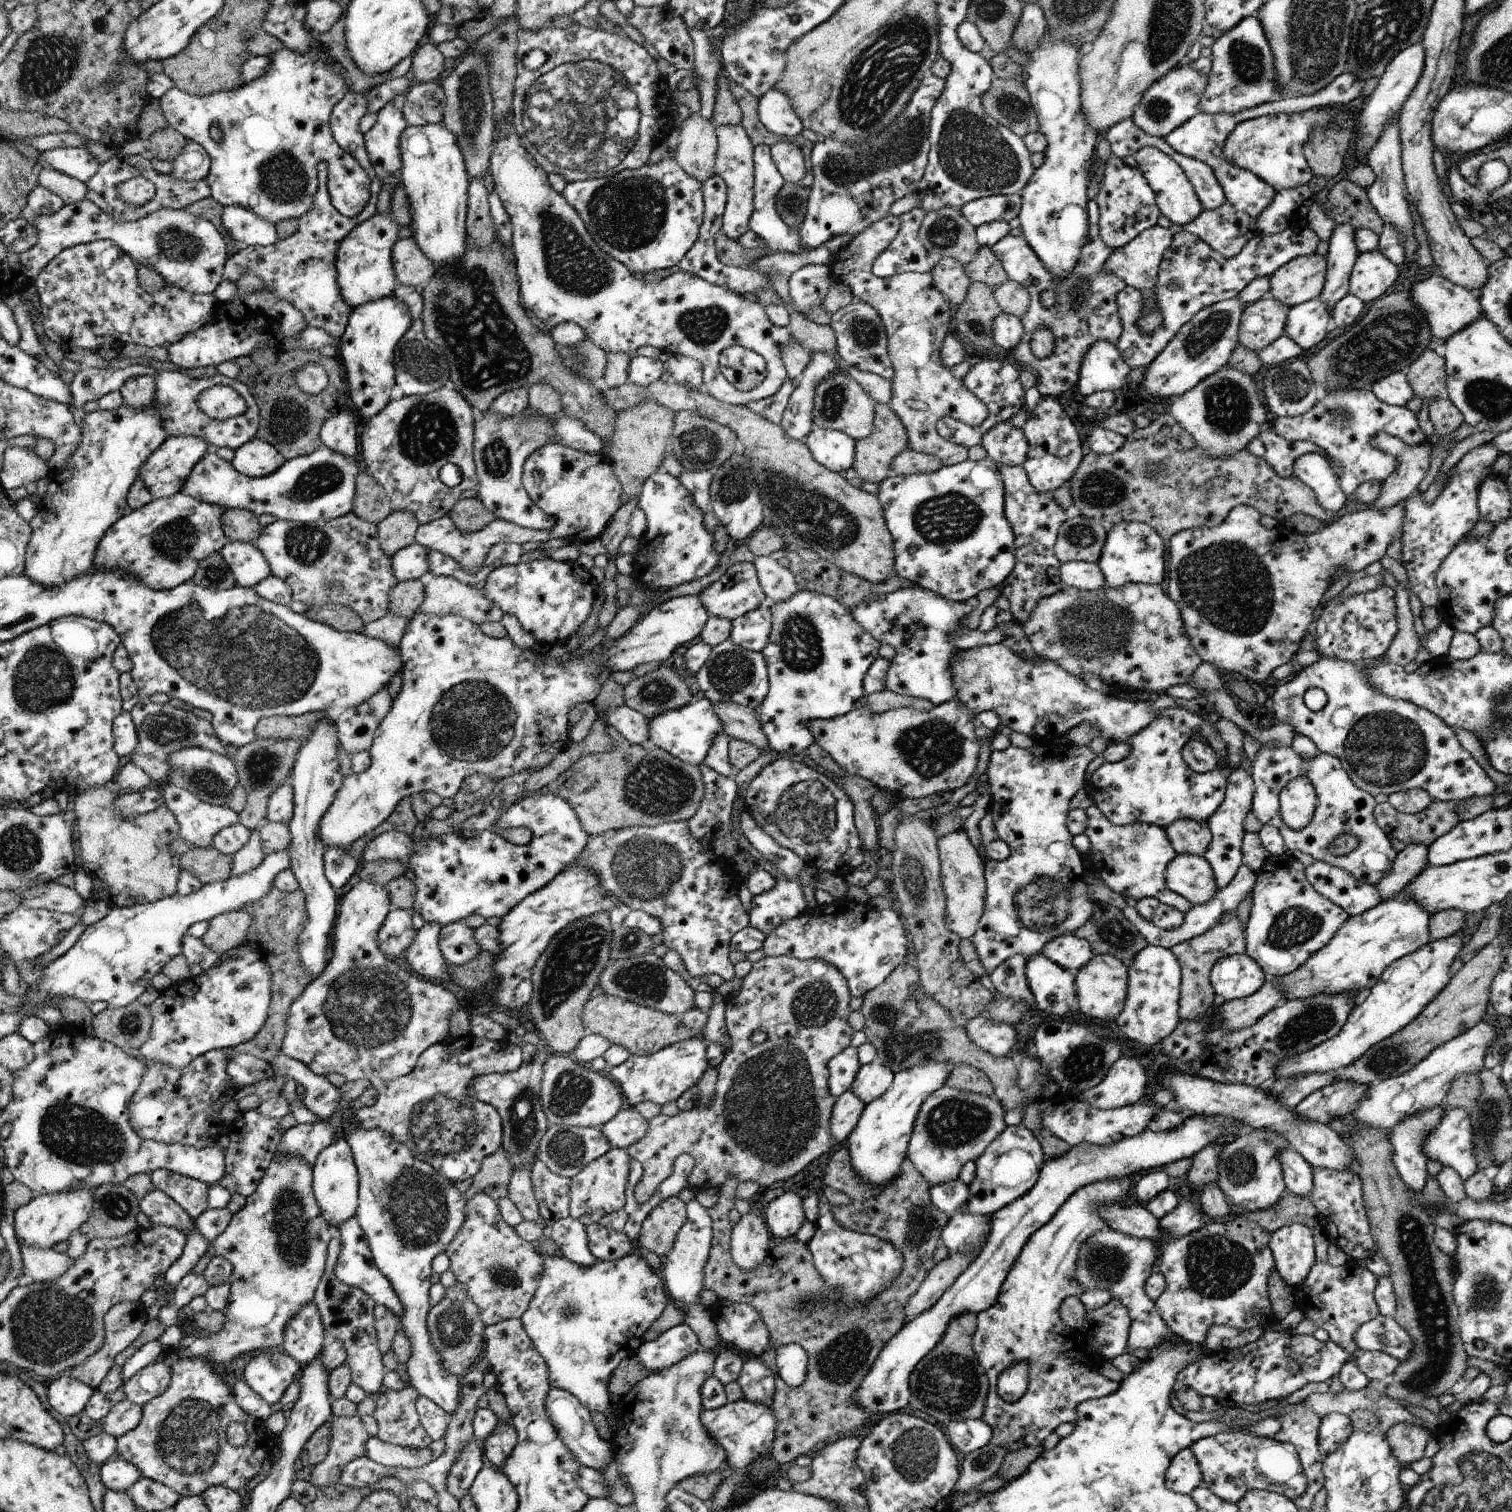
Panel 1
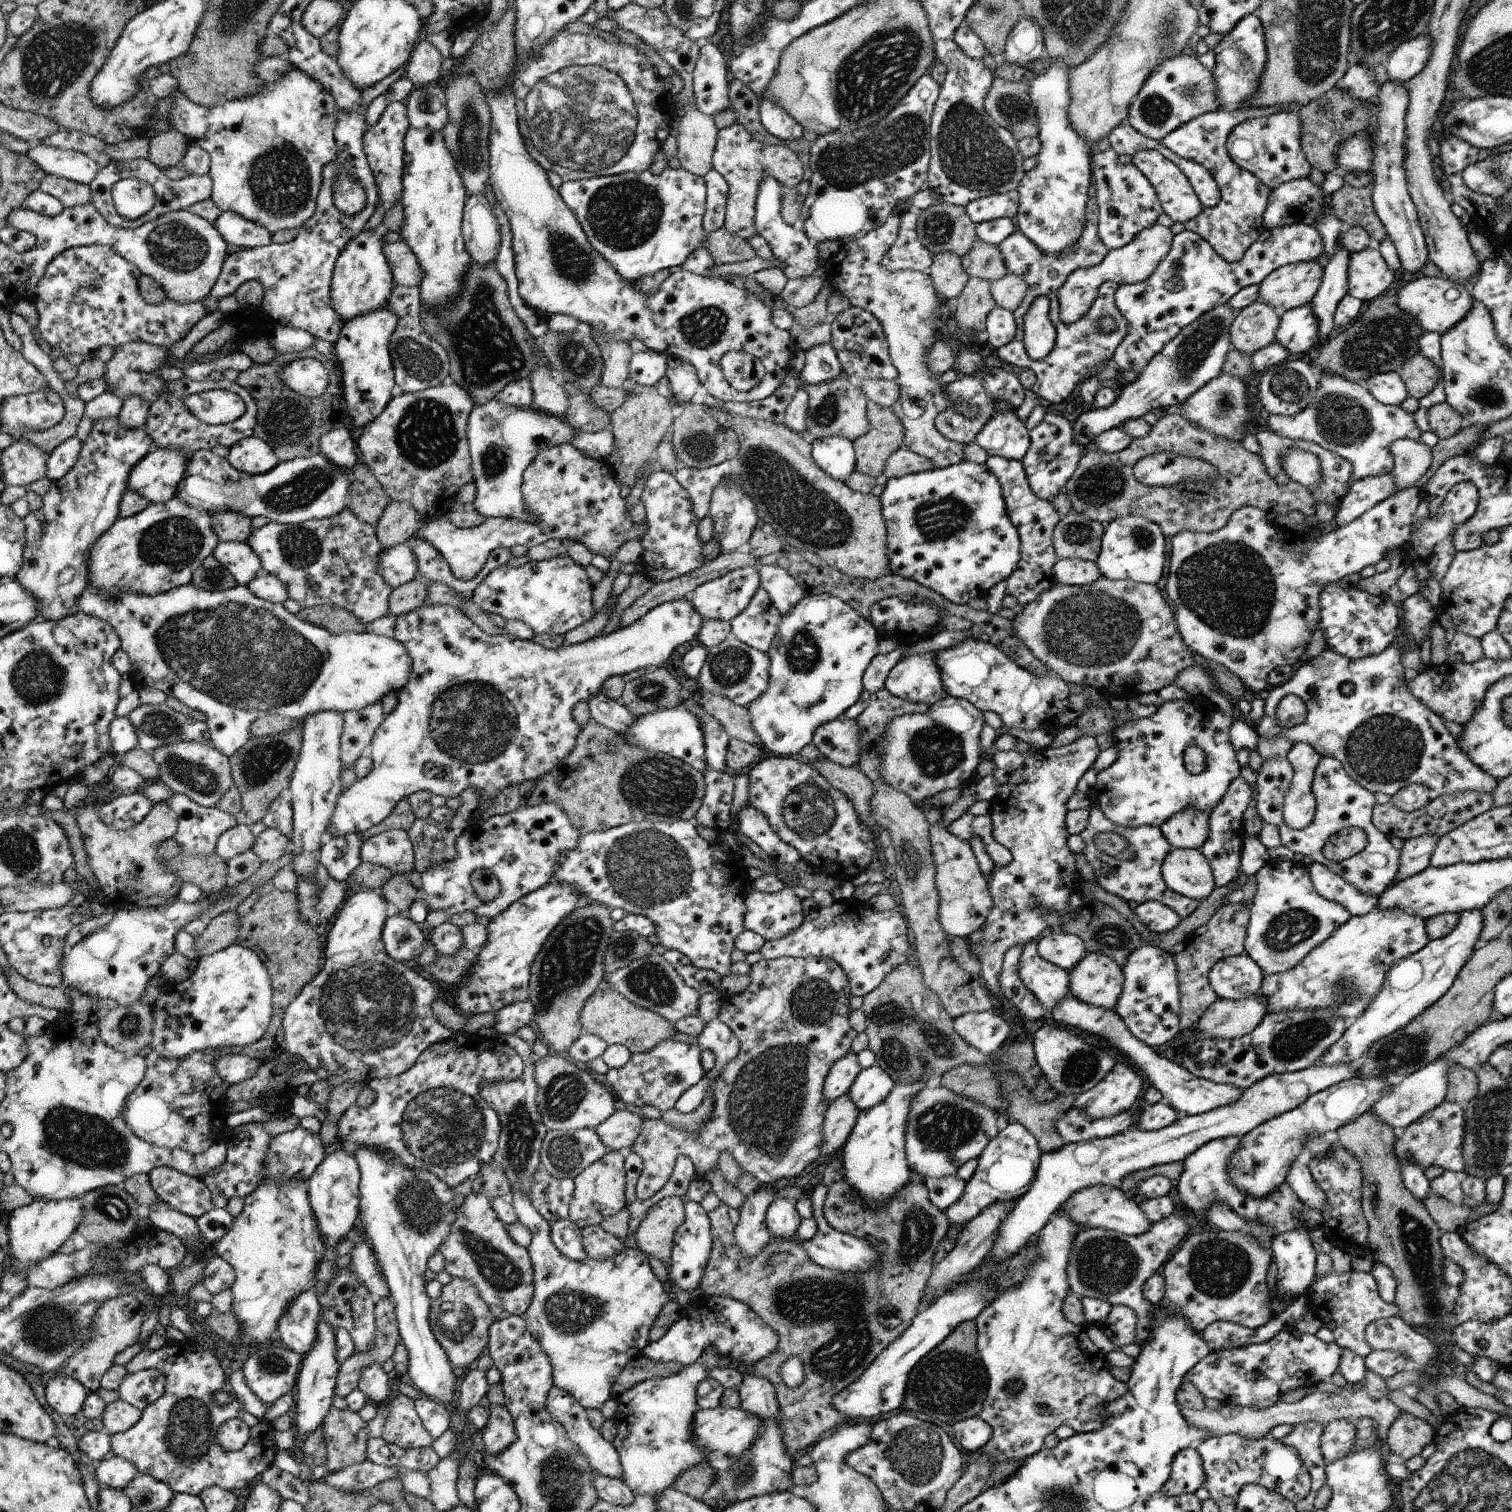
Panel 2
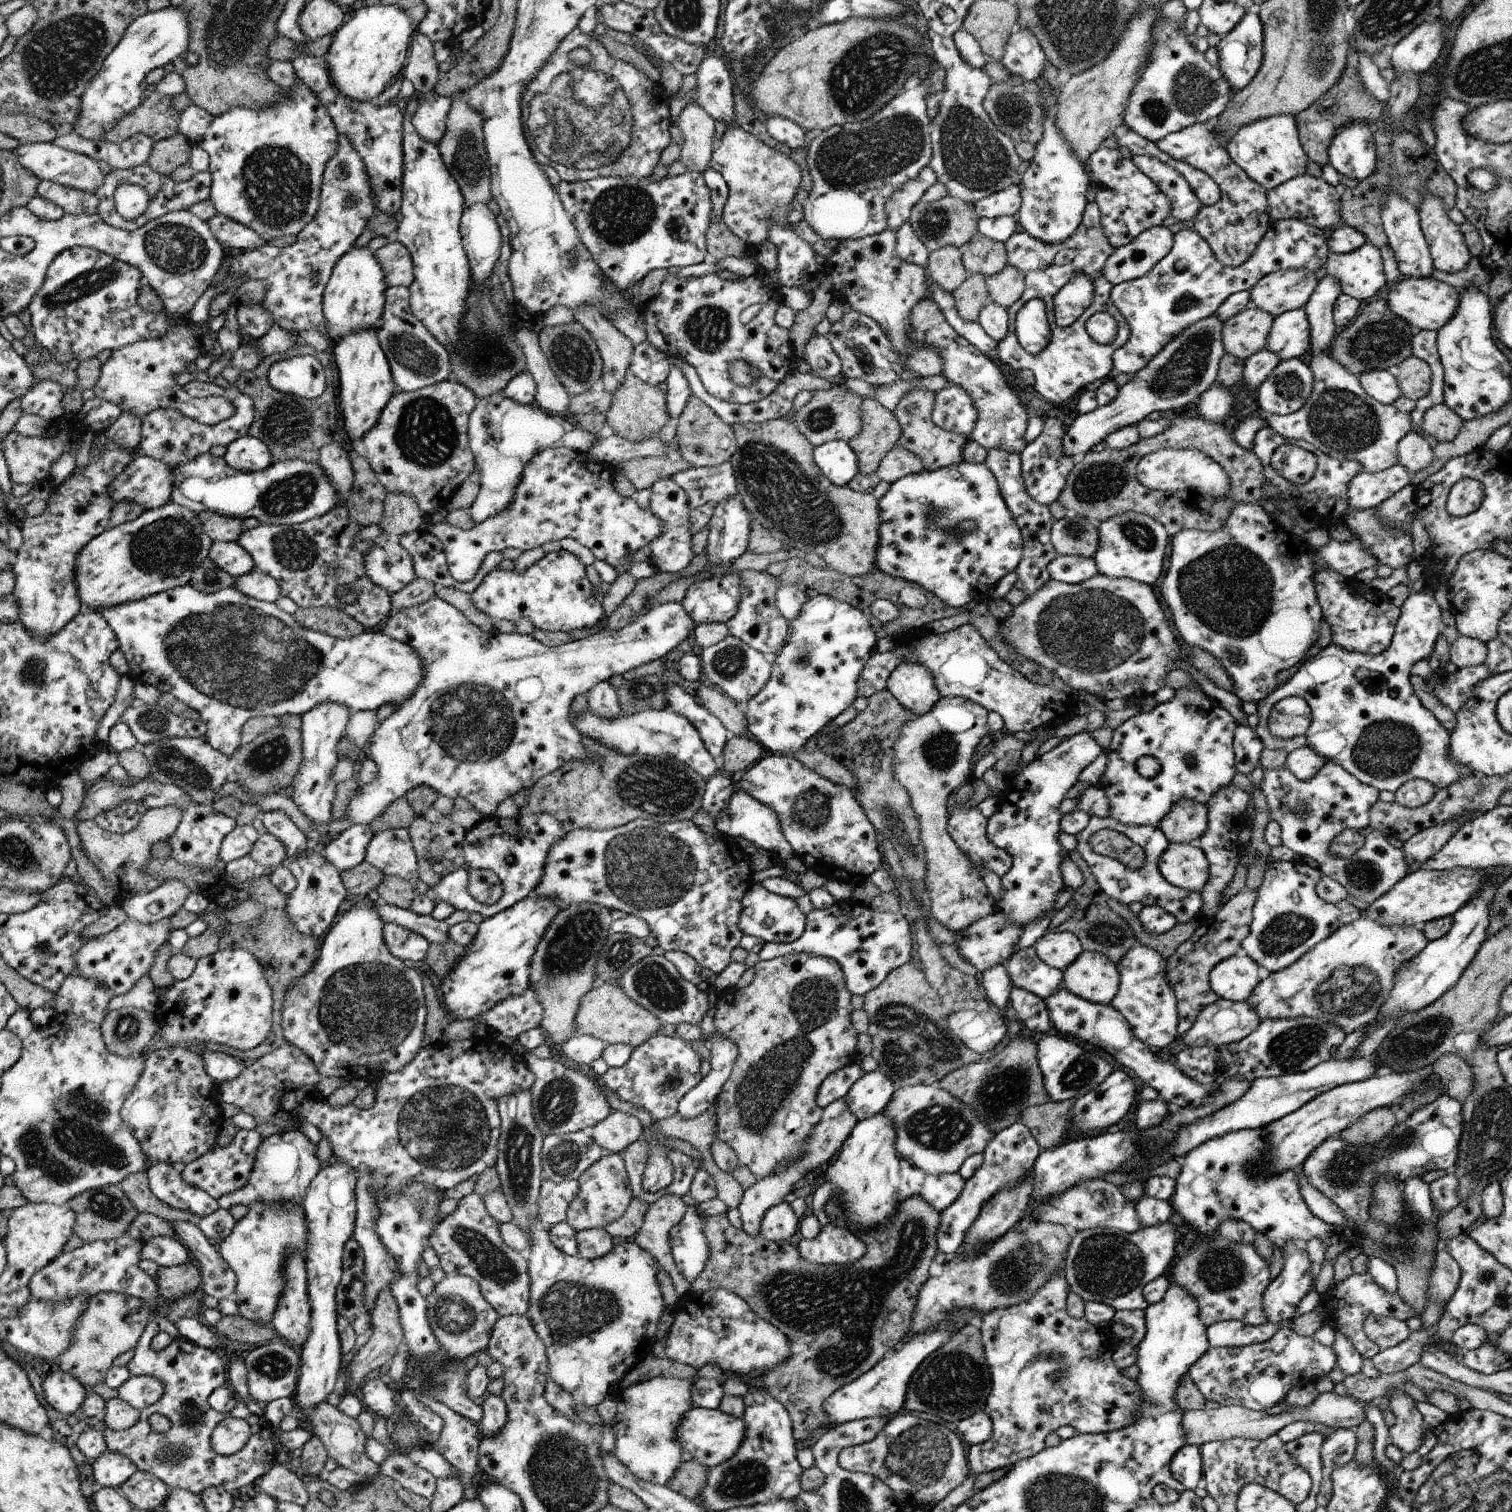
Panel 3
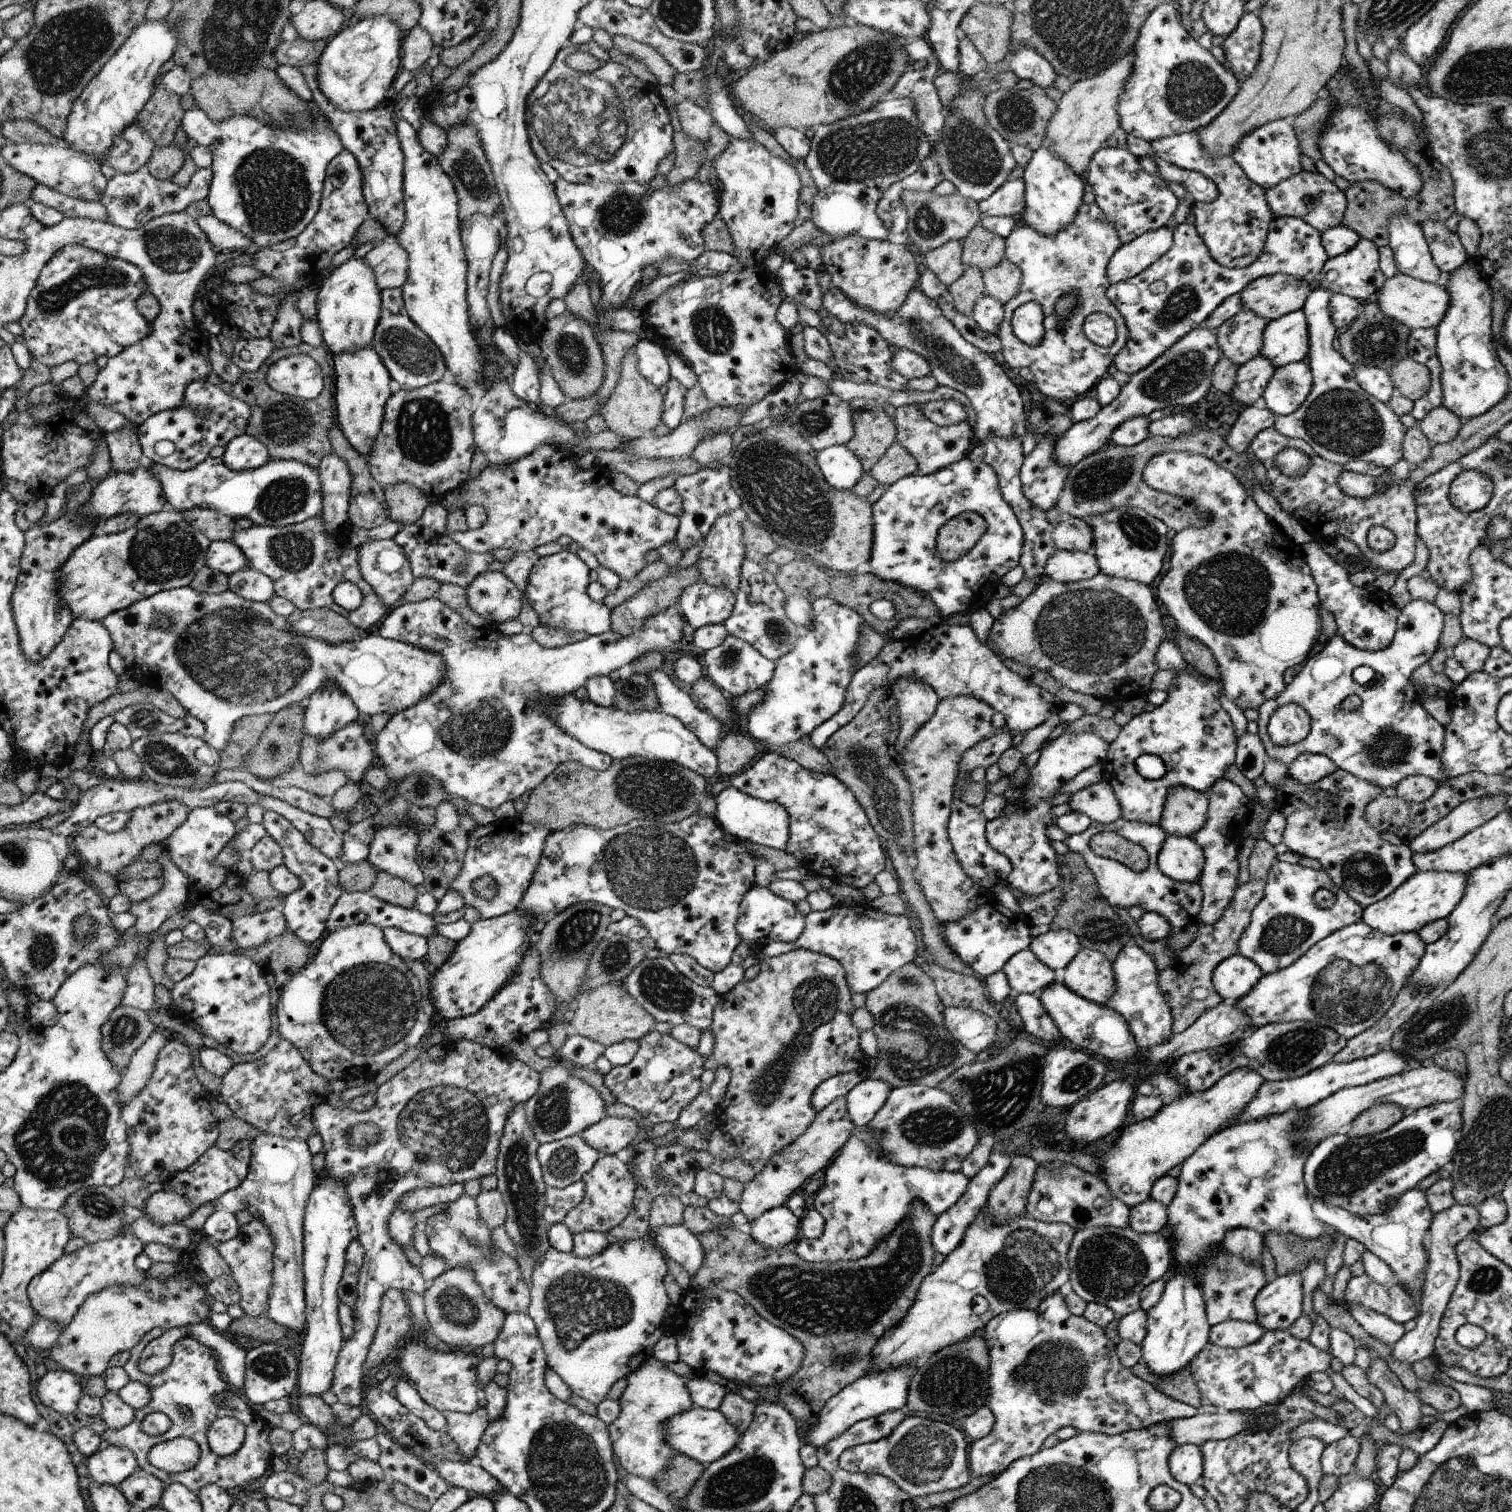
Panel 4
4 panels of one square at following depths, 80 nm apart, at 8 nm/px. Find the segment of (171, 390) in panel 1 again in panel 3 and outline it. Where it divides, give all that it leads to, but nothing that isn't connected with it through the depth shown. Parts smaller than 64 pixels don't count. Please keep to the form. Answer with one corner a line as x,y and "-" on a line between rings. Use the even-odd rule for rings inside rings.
196,379
183,387
191,397
197,399
211,396
228,399
233,404
235,413
232,417
217,422
215,425
205,425
178,409
163,408
149,412
141,418
140,454
165,462
171,467
181,467
200,455
208,453
212,446
220,444
220,446
227,447
238,438
249,434
249,428
256,416
255,406
252,398
242,394
233,384
230,384
230,388
223,388
214,382
201,382
-
166,444
168,448
164,448

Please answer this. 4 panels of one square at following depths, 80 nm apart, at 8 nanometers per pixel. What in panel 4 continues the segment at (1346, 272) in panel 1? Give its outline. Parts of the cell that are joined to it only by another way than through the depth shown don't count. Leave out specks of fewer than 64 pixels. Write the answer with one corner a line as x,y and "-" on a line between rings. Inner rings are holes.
1318,287
1308,295
1302,308
1309,330
1312,390
1296,412
1278,416
1273,427
1284,436
1302,439
1325,461
1342,464
1342,456
1349,454
1389,469
1403,459
1403,438
1408,428
1386,403
1367,393
1356,382
1354,366
1332,345
1337,328
1330,316
1331,296
1330,291

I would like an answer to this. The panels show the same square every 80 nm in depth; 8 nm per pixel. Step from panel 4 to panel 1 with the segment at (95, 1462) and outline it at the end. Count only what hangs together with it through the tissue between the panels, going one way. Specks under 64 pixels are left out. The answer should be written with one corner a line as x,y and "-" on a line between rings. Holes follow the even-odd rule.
122,1457
108,1459
101,1465
99,1475
107,1489
124,1492
142,1477
139,1468

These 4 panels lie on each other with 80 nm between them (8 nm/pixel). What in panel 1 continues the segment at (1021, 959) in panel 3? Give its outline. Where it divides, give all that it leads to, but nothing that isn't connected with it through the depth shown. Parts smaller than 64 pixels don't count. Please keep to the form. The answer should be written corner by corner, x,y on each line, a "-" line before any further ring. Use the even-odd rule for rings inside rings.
1040,953
1027,958
1025,975
1028,986
1031,987
1032,994
1035,996
1035,1006
1038,1011
1054,1018
1064,1018
1064,1016
1072,1014
1071,1010
1077,1006
1074,972
1054,964
1049,958

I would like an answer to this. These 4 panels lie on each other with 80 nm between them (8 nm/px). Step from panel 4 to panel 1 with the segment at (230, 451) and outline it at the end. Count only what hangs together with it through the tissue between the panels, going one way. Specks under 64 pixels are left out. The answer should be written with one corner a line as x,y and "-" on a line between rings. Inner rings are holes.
257,436
234,451
231,464
249,477
265,477
284,466
286,460
278,448

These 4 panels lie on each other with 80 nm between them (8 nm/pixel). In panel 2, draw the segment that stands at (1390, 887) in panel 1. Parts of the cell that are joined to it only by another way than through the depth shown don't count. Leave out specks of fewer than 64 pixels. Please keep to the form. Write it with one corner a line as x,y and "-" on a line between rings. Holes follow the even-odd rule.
1423,834
1404,841
1400,850
1399,871
1396,881
1418,874
1430,865
1430,859
1440,836

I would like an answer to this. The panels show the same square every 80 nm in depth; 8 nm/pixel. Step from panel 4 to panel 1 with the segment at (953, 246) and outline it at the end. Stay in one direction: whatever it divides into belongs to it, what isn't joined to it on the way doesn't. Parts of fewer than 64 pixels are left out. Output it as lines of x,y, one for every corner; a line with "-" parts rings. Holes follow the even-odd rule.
952,257
938,258
932,272
933,284
952,306
964,302
972,284
961,261

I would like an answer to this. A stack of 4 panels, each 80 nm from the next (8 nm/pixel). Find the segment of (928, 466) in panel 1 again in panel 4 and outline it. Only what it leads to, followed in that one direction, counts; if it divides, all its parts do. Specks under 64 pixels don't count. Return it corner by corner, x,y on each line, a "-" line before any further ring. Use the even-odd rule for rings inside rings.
893,444
882,458
869,470
879,486
889,487
901,478
917,473
917,459
904,445

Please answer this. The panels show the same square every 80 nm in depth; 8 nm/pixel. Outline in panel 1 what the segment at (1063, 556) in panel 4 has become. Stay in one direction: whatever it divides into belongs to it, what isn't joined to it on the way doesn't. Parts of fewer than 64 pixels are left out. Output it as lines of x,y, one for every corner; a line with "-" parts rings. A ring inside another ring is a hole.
1068,561
1059,566
1059,577
1065,587
1080,590
1096,590
1106,582
1098,563
1090,561

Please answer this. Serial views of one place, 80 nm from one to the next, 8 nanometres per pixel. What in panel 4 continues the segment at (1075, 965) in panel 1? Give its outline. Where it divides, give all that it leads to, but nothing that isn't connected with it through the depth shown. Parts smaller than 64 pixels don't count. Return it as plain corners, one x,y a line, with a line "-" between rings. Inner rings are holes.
1050,929
1036,935
1029,946
1036,958
1053,970
1065,969
1081,948
1080,939
1068,929

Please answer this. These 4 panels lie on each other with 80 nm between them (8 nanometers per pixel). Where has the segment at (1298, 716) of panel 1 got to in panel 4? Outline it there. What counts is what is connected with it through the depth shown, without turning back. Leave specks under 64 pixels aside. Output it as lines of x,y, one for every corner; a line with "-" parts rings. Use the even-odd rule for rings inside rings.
1420,599
1412,600
1401,610
1397,618
1397,629
1391,643
1379,651
1365,651
1350,644
1340,633
1336,634
1326,643
1326,646
1314,656
1309,656
1306,664
1292,682
1277,696
1276,699
1267,700
1258,709
1259,726
1258,735
1262,739
1268,758
1280,760
1290,766
1301,754
1326,755
1333,760
1340,769
1376,784
1379,788
1394,787
1407,776
1424,775
1433,778
1439,784
1446,780
1442,774
1441,754
1444,744
1445,728
1422,706
1420,696
1415,689
1412,676
1413,670
1428,664
1432,655
1439,648
1444,613
1434,603
-
1358,666
1370,666
1375,672
1374,678
1360,685
1354,681
1351,671
-
1349,696
1360,697
1362,704
1358,710
1352,712
1341,708
1341,702
-
1288,703
1300,705
1311,716
1311,729
1308,736
1296,744
1281,747
1275,745
1267,733
1268,716
1280,706

